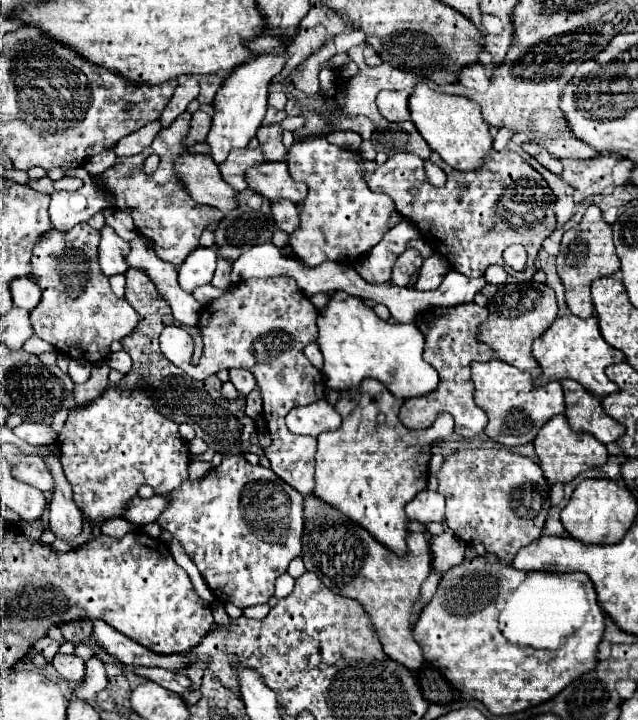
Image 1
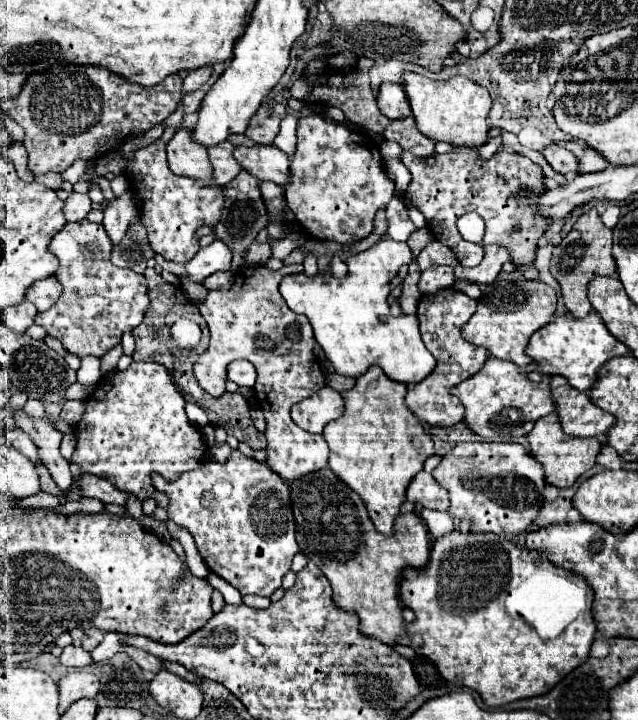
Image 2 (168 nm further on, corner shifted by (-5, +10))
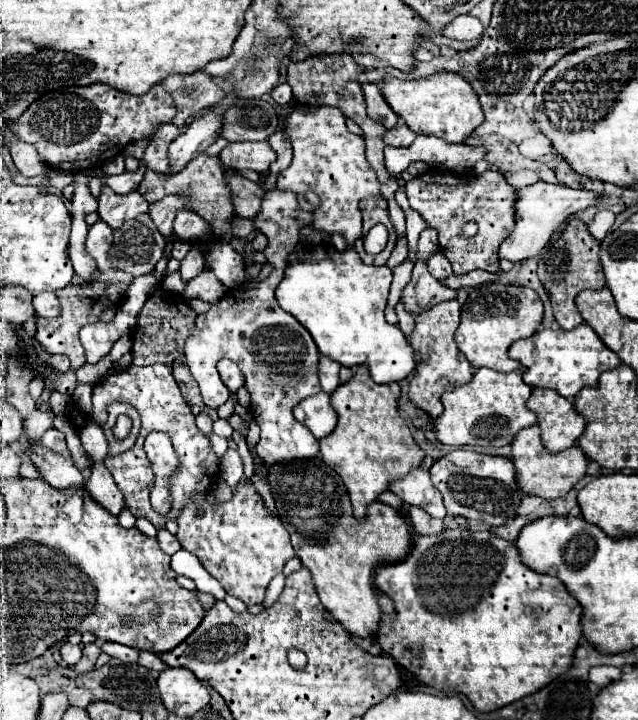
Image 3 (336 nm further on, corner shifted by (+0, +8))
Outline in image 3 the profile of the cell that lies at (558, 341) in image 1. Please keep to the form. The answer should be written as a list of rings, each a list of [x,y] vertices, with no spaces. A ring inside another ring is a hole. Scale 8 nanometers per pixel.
[[[581,323],[573,331],[541,329],[527,339],[515,341],[509,347],[507,355],[527,369],[523,373],[523,381],[527,385],[555,389],[567,399],[573,399],[583,387],[597,387],[599,375],[621,363],[621,359],[609,347],[603,345],[603,341],[587,323]]]

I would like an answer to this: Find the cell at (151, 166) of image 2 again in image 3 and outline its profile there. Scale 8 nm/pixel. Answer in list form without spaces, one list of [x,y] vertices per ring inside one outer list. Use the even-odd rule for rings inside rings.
[[[167,195],[161,201],[151,203],[149,215],[155,221],[157,229],[163,235],[169,235],[169,233],[173,233],[173,219],[175,219],[177,211],[181,211],[181,209],[187,209],[187,197],[183,197],[183,195]]]

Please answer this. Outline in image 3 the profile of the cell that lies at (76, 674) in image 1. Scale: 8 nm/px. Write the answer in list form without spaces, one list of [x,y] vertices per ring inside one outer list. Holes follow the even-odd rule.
[[[65,643],[61,647],[61,657],[67,665],[75,665],[79,659],[81,659],[81,647],[79,645],[71,645],[71,643]]]

